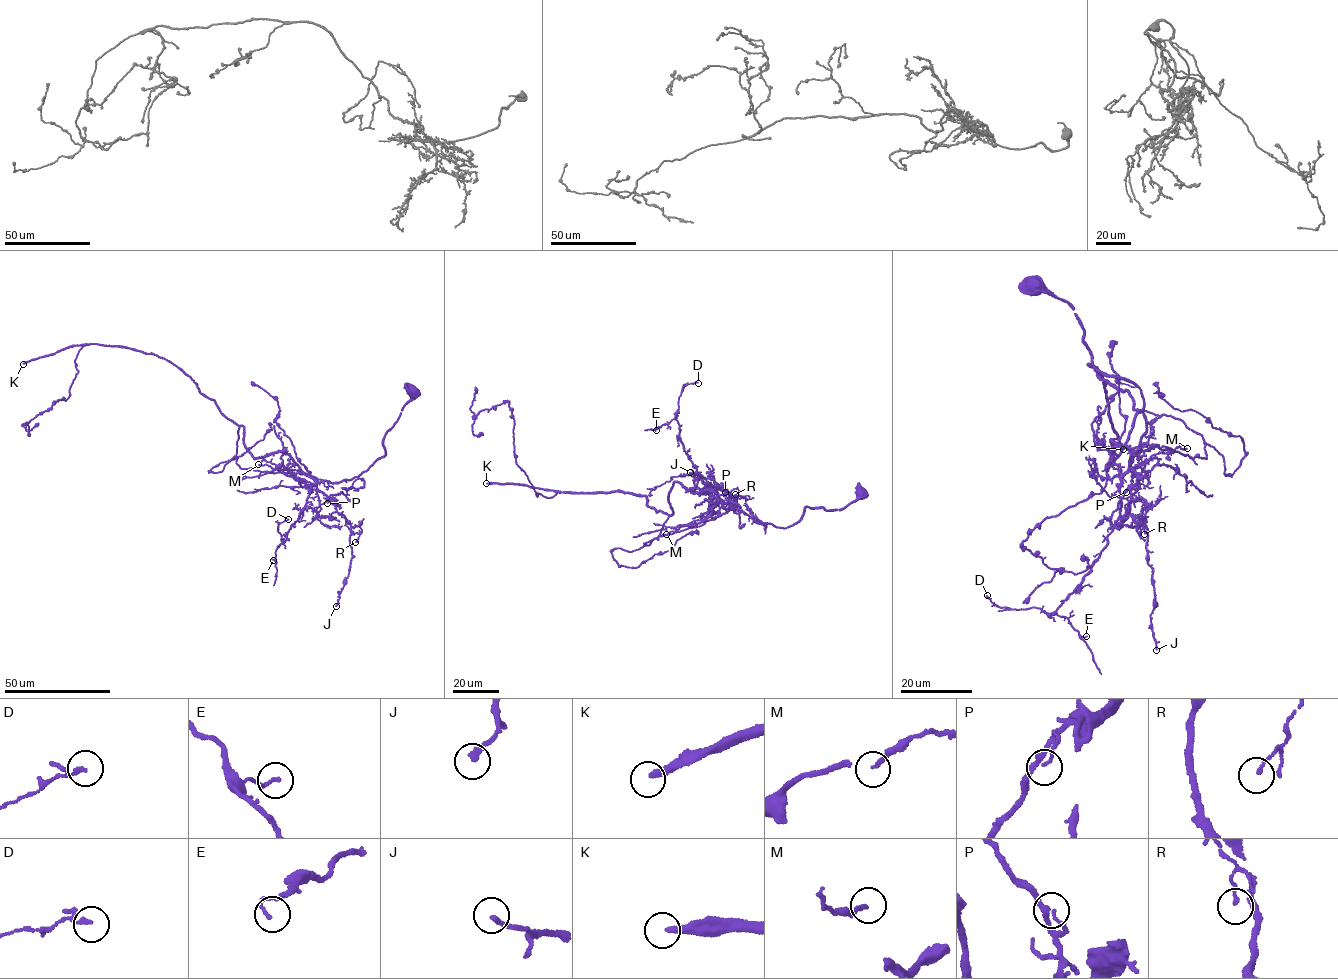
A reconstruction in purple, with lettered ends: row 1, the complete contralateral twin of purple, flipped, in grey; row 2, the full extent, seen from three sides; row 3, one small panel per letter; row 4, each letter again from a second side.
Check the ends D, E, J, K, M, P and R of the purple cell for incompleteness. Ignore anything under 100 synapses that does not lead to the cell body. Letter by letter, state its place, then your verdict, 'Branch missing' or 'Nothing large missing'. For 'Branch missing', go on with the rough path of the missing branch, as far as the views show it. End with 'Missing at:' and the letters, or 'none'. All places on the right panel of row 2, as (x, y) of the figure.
D: Place: (987, 595). Nothing large missing
E: Place: (1086, 636). Nothing large missing
J: Place: (1156, 650). Nothing large missing
K: Place: (1123, 449). Branch missing
M: Place: (1187, 448). Nothing large missing
P: Place: (1126, 492). Nothing large missing
R: Place: (1144, 534). Nothing large missing
Missing at: K

